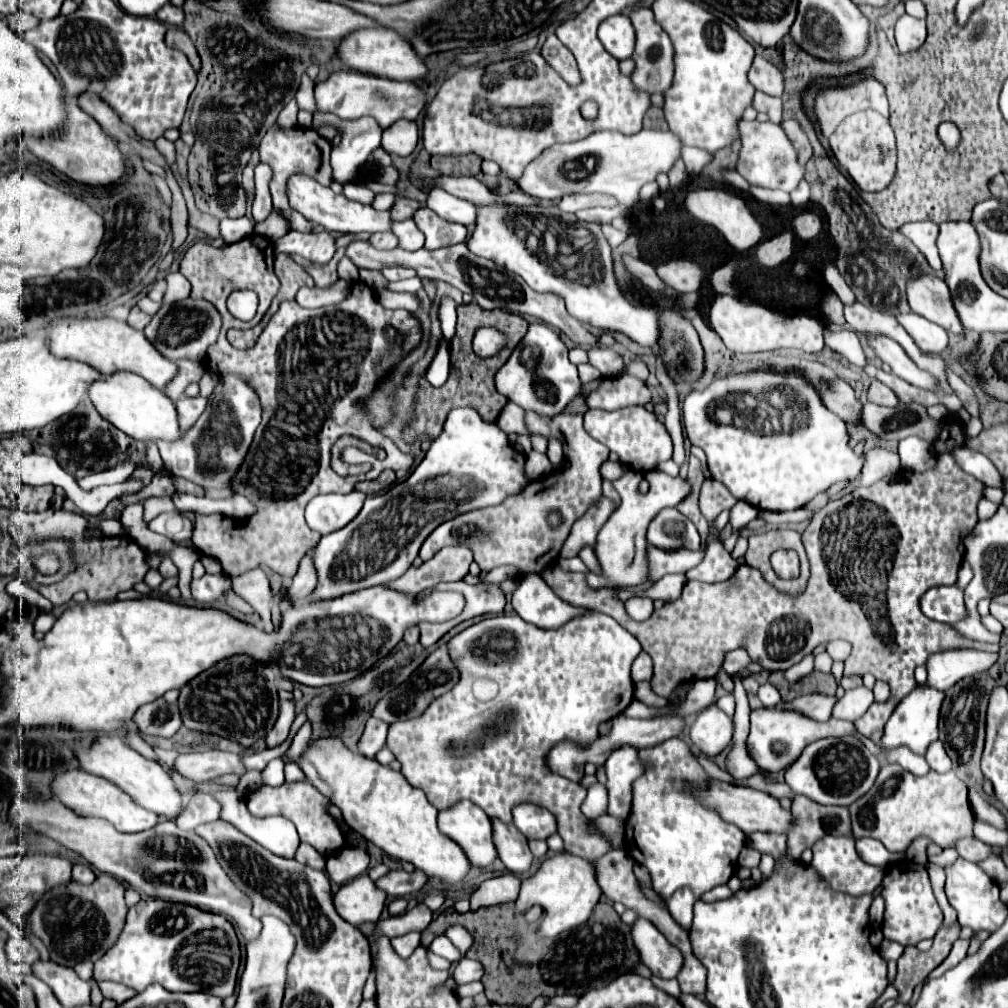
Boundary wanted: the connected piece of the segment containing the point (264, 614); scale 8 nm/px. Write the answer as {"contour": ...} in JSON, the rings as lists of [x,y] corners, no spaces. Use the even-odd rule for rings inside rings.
{"contour":[[[255,568],[249,570],[241,576],[233,576],[231,578],[231,586],[233,592],[239,594],[245,602],[249,602],[259,614],[263,622],[263,630],[270,633],[274,630],[271,619],[271,586],[269,586],[269,578],[263,570]]]}

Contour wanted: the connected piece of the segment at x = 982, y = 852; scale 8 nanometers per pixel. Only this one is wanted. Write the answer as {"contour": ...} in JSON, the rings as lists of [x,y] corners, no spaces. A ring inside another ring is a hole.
{"contour":[[[967,838],[967,840],[957,842],[957,852],[959,852],[959,856],[965,858],[965,860],[979,862],[979,860],[987,858],[991,852],[1001,854],[1001,848],[991,848],[991,846],[983,844],[981,840],[971,840],[971,838]]]}

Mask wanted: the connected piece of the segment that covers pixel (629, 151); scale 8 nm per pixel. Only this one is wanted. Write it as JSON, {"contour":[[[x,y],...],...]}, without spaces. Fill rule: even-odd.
{"contour":[[[641,130],[633,136],[619,132],[595,132],[579,142],[555,144],[541,152],[523,174],[515,180],[521,192],[539,200],[561,200],[565,194],[603,192],[615,196],[621,204],[633,206],[639,202],[637,192],[643,184],[653,182],[659,172],[669,172],[679,158],[681,142],[673,132]]]}

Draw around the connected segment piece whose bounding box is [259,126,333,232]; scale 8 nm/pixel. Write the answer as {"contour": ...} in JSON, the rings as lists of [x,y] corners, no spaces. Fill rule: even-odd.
{"contour":[[[273,126],[261,140],[259,144],[259,154],[261,154],[261,162],[267,162],[273,168],[273,180],[271,180],[271,196],[273,196],[273,206],[279,208],[285,218],[289,220],[293,230],[299,232],[313,232],[315,224],[309,222],[307,218],[303,218],[299,212],[291,210],[287,204],[287,196],[285,196],[285,182],[291,174],[307,174],[311,178],[315,178],[319,184],[329,186],[333,182],[331,176],[331,166],[329,166],[329,154],[331,154],[331,144],[329,140],[325,140],[323,136],[319,136],[315,130],[311,128],[289,128],[289,130],[279,130],[277,126]]]}

